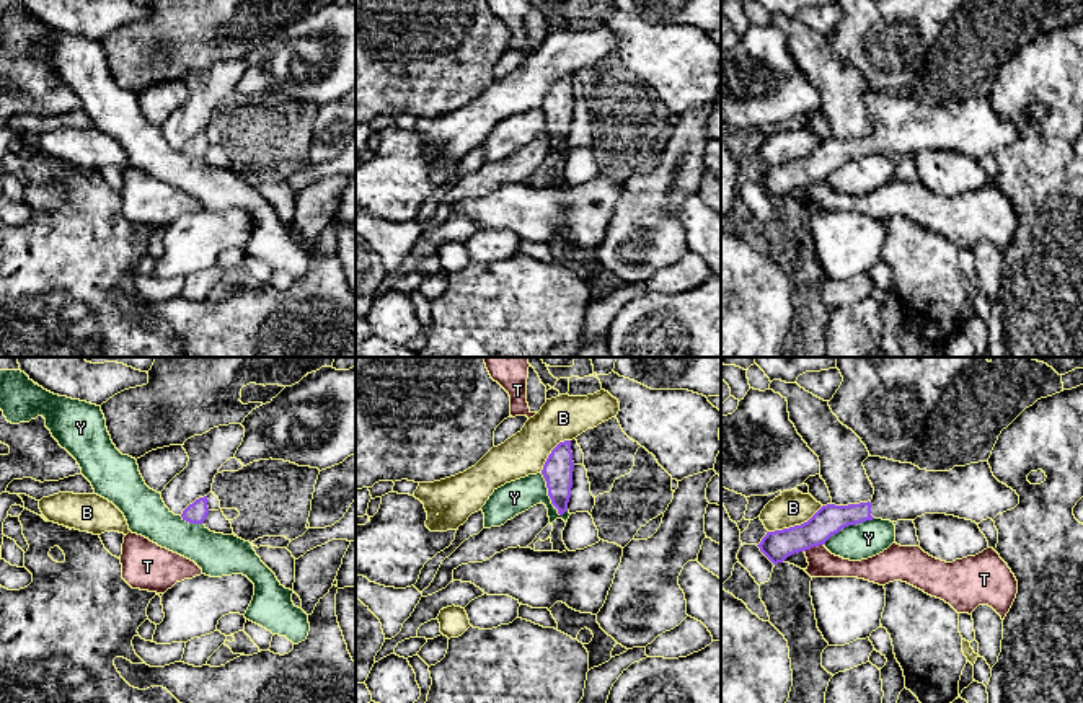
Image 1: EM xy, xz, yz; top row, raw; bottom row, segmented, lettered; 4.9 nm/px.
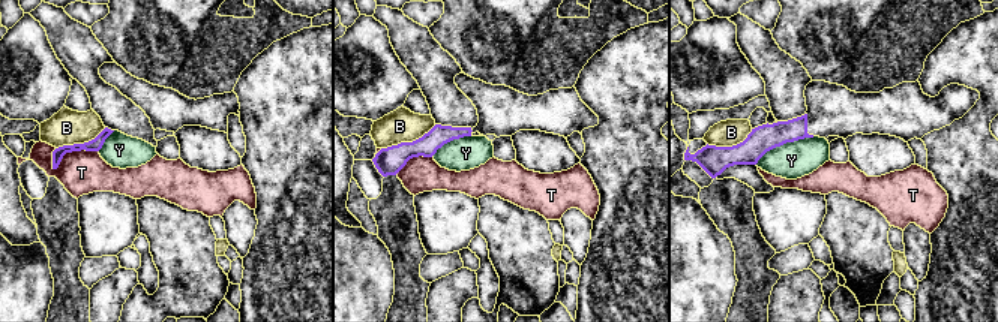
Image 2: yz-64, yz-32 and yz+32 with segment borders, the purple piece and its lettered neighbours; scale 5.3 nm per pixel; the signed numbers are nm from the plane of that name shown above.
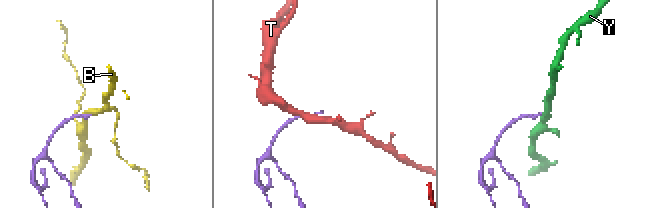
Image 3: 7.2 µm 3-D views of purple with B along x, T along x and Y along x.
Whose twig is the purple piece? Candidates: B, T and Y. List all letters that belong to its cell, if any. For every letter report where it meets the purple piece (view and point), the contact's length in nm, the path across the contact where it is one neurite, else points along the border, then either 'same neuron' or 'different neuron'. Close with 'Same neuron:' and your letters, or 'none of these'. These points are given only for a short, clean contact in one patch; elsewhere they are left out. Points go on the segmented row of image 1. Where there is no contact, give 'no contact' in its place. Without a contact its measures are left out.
B: contact yz (795, 526); length 300 nm; border yz (822, 506), (800, 524), (769, 532); different neuron
T: contact yz (813, 545); length 100 nm; border yz (822, 543), (813, 545), (804, 552); different neuron
Y: contact yz (847, 526); length 280 nm; border yz (873, 517), (842, 527), (824, 545); different neuron
Same neuron: none of these

